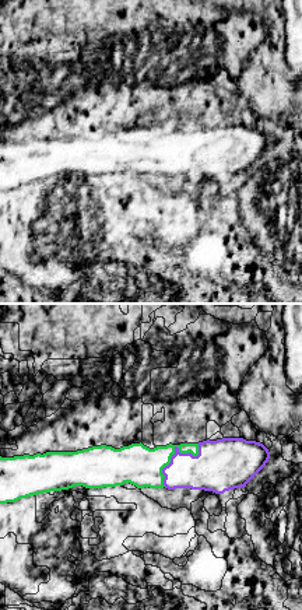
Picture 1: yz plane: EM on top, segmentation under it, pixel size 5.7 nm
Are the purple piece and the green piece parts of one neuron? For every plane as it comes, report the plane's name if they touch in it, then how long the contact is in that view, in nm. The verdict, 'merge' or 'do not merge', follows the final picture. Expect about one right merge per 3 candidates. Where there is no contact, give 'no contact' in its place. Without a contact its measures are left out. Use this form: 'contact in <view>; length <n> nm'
contact in yz; length 320 nm

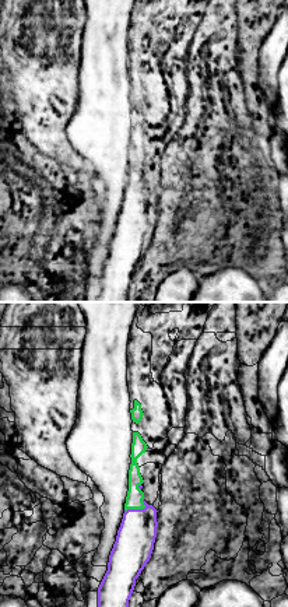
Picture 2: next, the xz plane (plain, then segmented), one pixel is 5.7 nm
contact in xz; length 130 nm

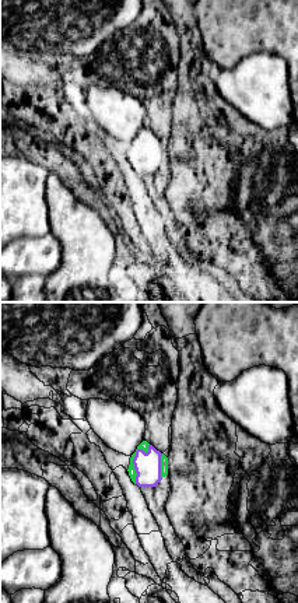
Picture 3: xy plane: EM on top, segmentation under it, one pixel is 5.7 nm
contact in xy; length 240 nm

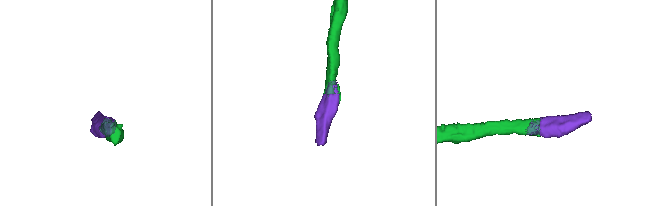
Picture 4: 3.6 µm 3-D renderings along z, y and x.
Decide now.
merge

